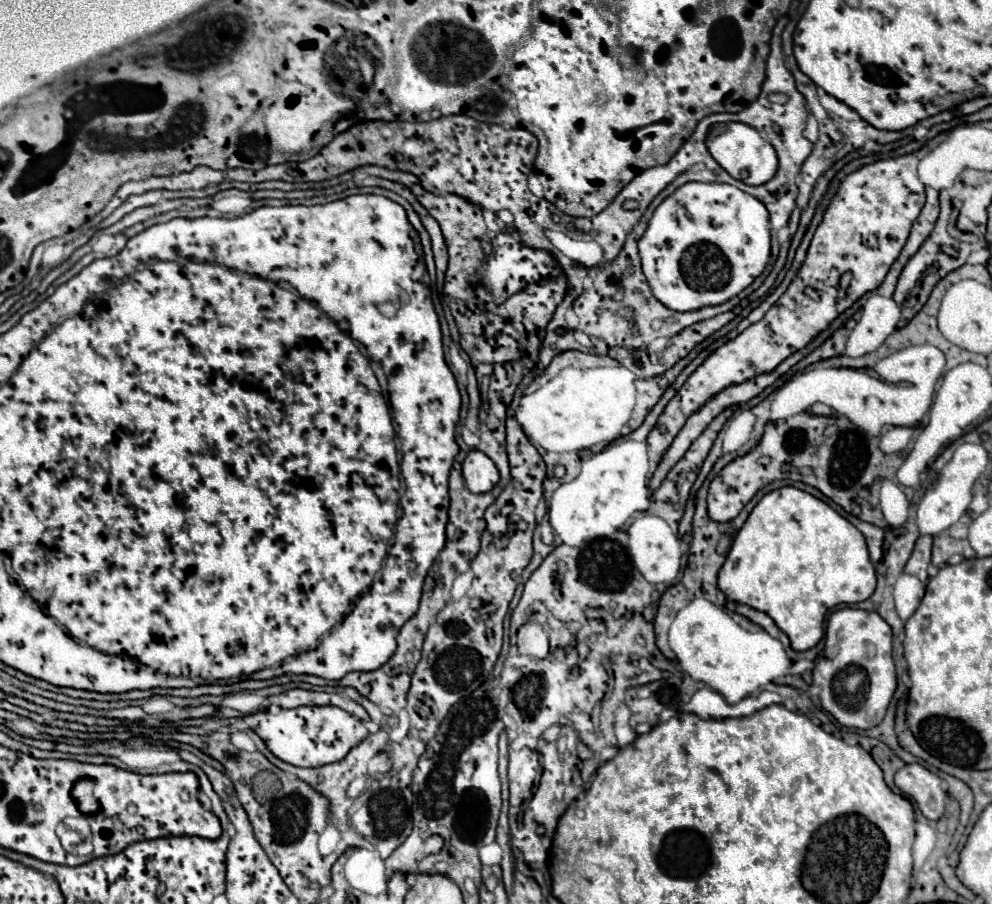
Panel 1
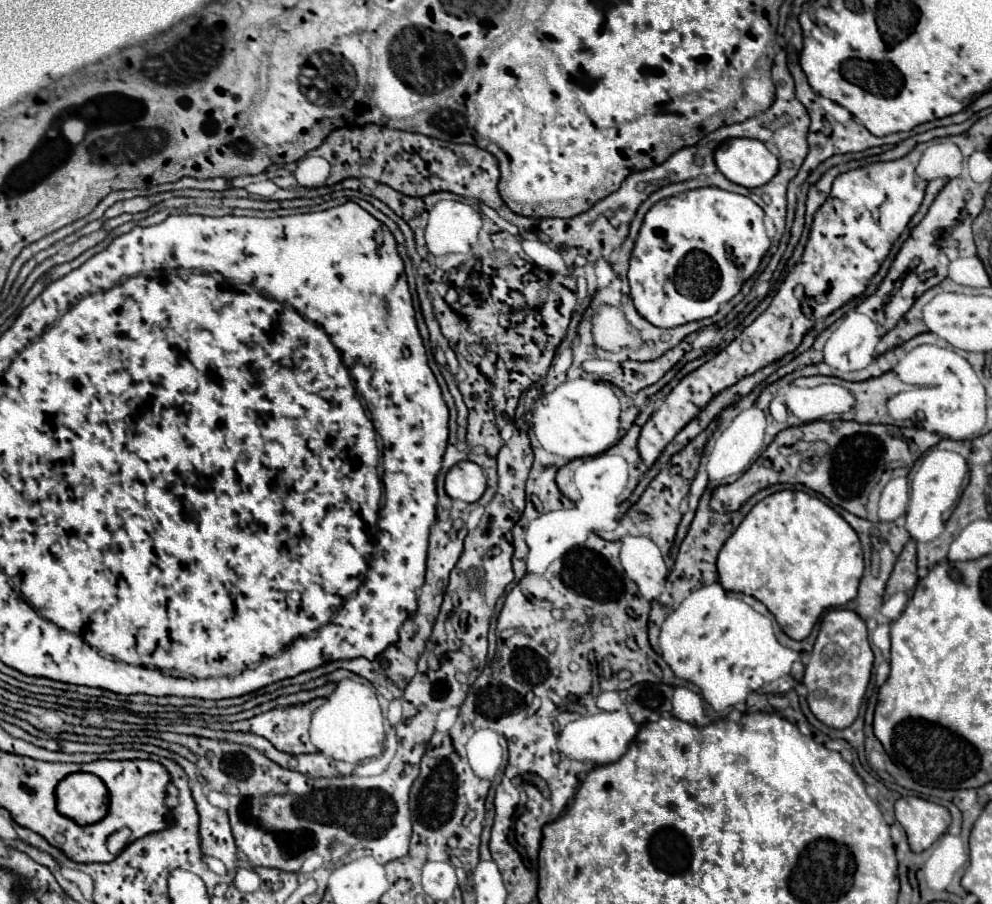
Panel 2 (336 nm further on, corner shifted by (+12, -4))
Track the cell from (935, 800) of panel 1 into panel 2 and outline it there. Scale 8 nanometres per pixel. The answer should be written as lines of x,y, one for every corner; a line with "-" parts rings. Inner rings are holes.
916,795
900,797
894,803
894,813
908,835
912,851
928,849
950,825
950,813
946,807

